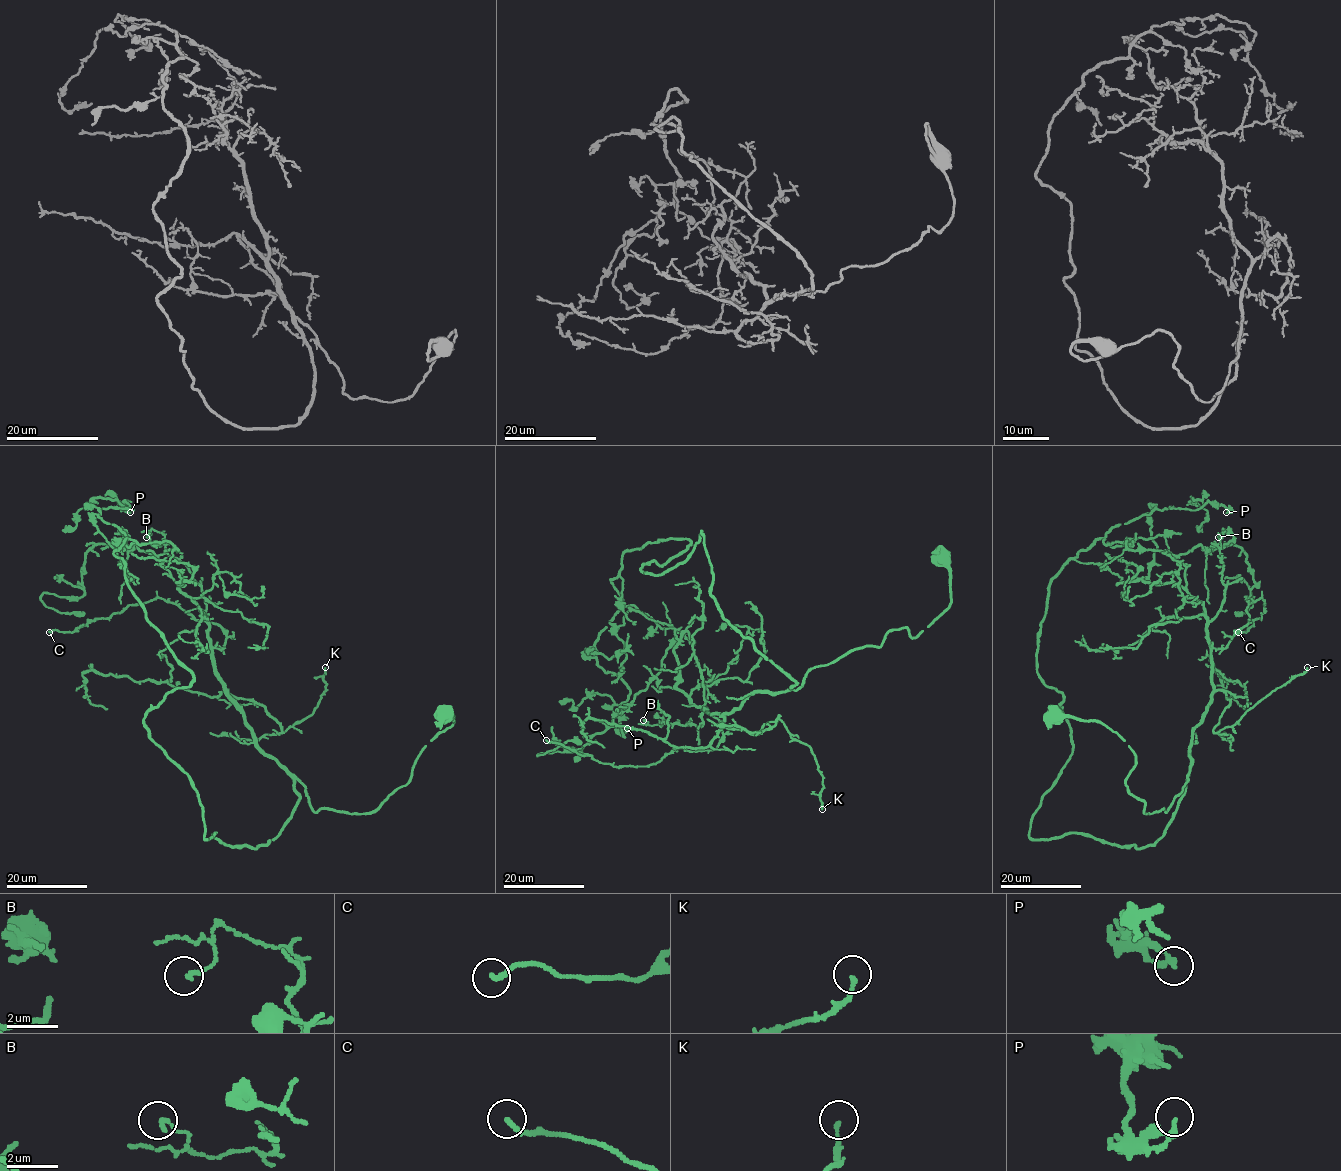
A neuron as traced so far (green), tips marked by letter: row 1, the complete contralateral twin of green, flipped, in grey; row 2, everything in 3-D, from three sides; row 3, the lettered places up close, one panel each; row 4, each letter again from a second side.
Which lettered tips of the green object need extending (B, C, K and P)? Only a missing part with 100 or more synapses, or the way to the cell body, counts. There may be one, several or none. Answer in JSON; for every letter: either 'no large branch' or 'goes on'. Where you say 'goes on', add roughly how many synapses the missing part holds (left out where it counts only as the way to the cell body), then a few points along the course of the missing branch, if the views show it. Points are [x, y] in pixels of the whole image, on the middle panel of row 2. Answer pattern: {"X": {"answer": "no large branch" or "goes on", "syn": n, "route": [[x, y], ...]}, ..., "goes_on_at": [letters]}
{"B": {"answer": "no large branch"}, "C": {"answer": "no large branch"}, "K": {"answer": "no large branch"}, "P": {"answer": "no large branch"}, "goes_on_at": []}

